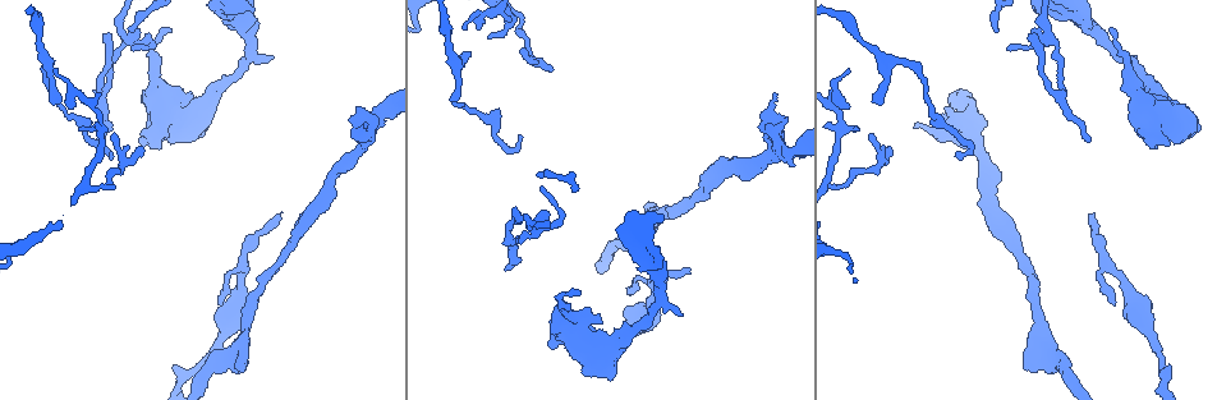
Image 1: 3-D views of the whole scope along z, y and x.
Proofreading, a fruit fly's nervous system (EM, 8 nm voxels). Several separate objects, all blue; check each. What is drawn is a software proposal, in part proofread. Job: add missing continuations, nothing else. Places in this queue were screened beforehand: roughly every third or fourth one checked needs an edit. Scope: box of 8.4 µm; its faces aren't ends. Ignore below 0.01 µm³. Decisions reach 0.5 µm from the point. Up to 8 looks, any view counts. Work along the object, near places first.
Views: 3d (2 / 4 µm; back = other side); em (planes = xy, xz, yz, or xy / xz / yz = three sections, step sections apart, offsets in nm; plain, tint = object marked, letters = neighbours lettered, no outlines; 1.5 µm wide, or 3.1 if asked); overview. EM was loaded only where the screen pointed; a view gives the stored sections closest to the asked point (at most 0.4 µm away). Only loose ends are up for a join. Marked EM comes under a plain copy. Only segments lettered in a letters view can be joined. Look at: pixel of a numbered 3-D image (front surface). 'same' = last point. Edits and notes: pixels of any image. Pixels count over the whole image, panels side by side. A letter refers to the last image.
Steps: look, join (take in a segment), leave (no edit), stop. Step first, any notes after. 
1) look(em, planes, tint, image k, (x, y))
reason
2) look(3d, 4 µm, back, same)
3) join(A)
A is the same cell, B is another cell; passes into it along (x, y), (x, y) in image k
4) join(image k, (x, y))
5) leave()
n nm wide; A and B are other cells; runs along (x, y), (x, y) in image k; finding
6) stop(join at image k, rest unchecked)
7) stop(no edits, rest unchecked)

look(3d, 2 µm, image 1, (579, 290))
end of a long branch

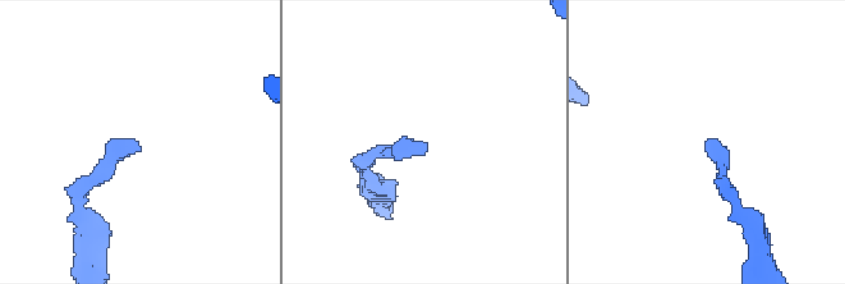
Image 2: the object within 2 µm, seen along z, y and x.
look(em, yz, step 8, tint, image 2, (426, 145))

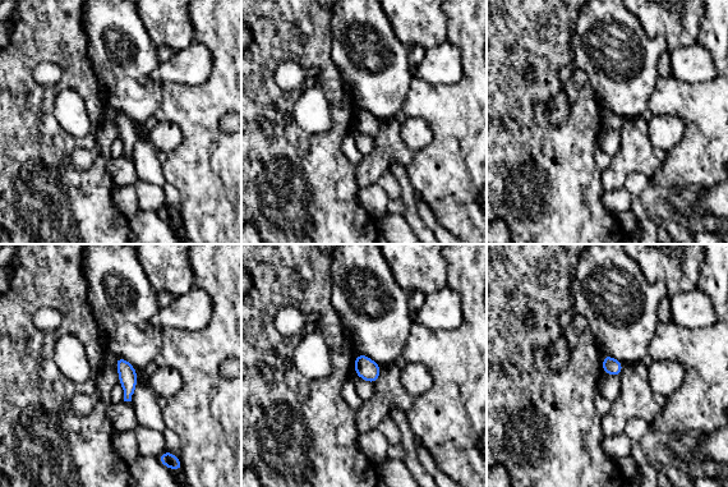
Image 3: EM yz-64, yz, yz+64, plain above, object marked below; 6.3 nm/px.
look(em, yz, step 8, letters, same)

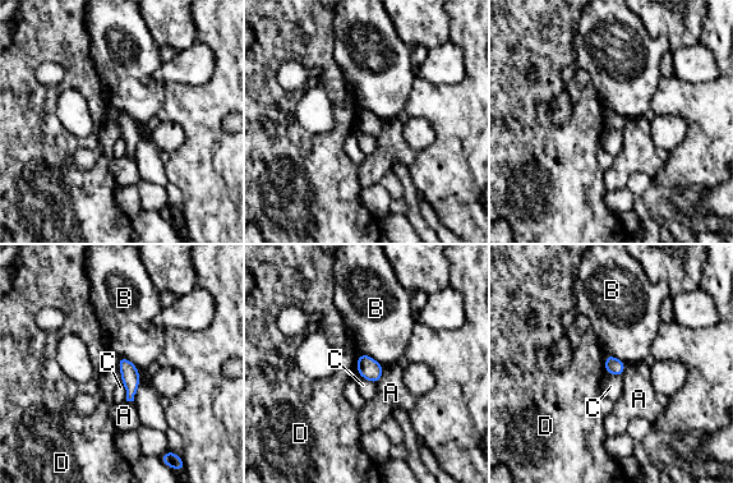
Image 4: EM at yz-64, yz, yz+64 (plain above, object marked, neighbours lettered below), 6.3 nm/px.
leave()
110 nm wide; A, B, C and D are other cells; border along (359, 354), (369, 354), (383, 366) in image 4; none of them fits

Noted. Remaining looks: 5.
look(3d, 2 µm, image 1, (540, 187))
tapers out

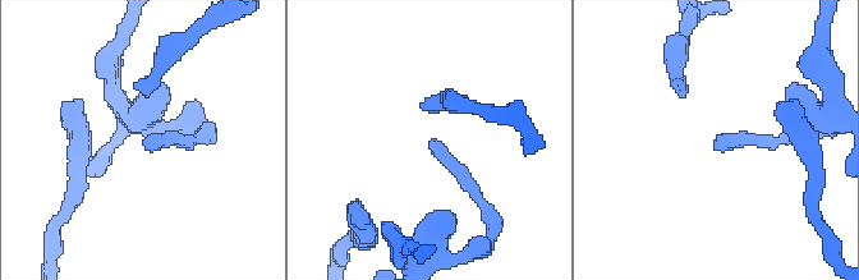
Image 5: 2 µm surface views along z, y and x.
look(em, xy, step 4, tint, image 5, (145, 147))
now the EM

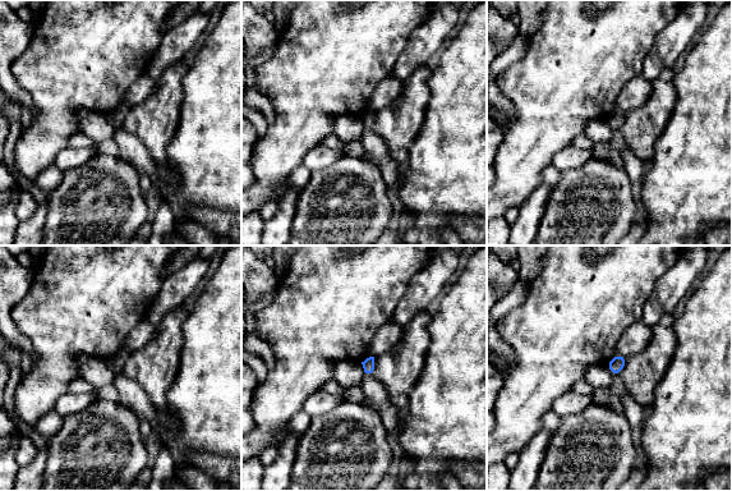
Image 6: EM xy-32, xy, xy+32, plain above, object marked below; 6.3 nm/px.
look(em, yz, step 8, letters, same)
another direction

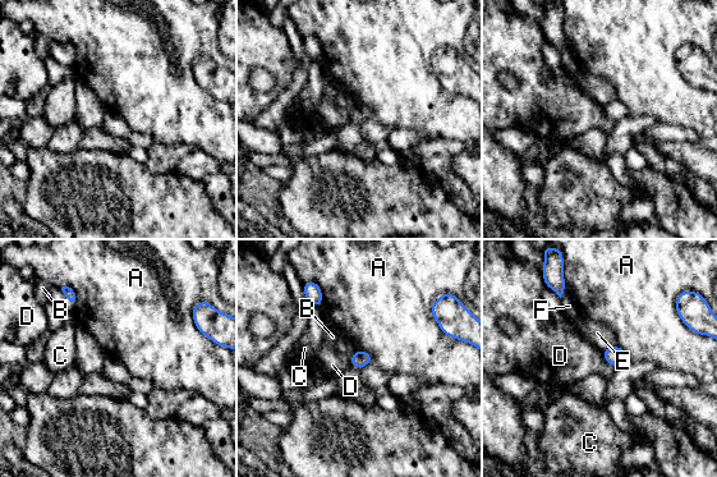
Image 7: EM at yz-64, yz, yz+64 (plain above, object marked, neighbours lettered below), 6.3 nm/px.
leave()
D touches over 150 nm; A, B, C, D, E and F are other cells; no lettered segment goes on from it

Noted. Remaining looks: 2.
look(3d, 4 µm, image 1, (888, 147))
tapers out

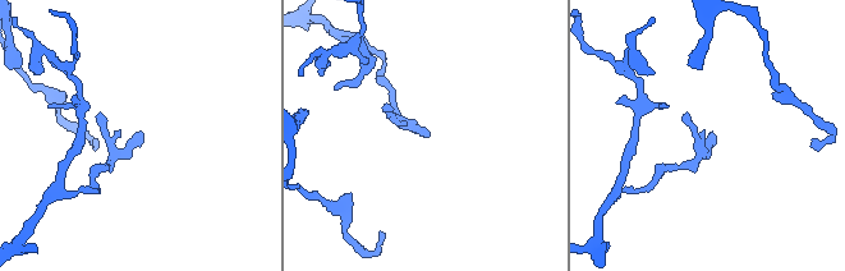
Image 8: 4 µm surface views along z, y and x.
look(em, planes, letters, image 8, (141, 134))

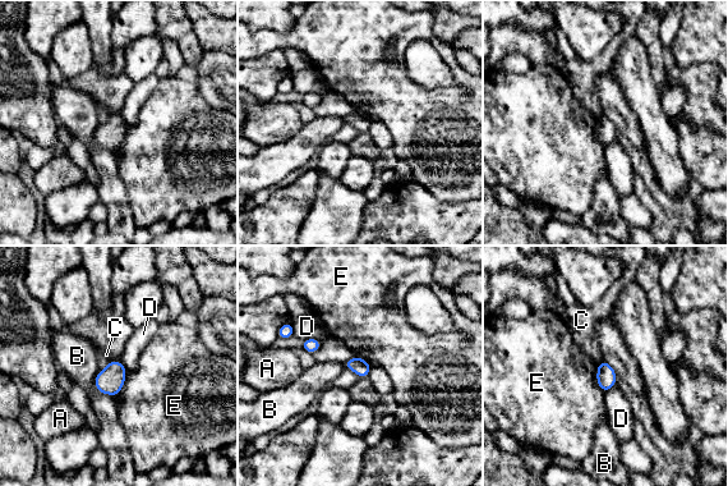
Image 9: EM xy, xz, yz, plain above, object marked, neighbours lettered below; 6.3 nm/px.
leave()
A, B, C, D and E are other cells; border along (304, 338), (316, 338), (321, 343) in image 9; no lettered segment goes on from it

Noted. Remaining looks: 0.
stop(no edits, rest unchecked)

